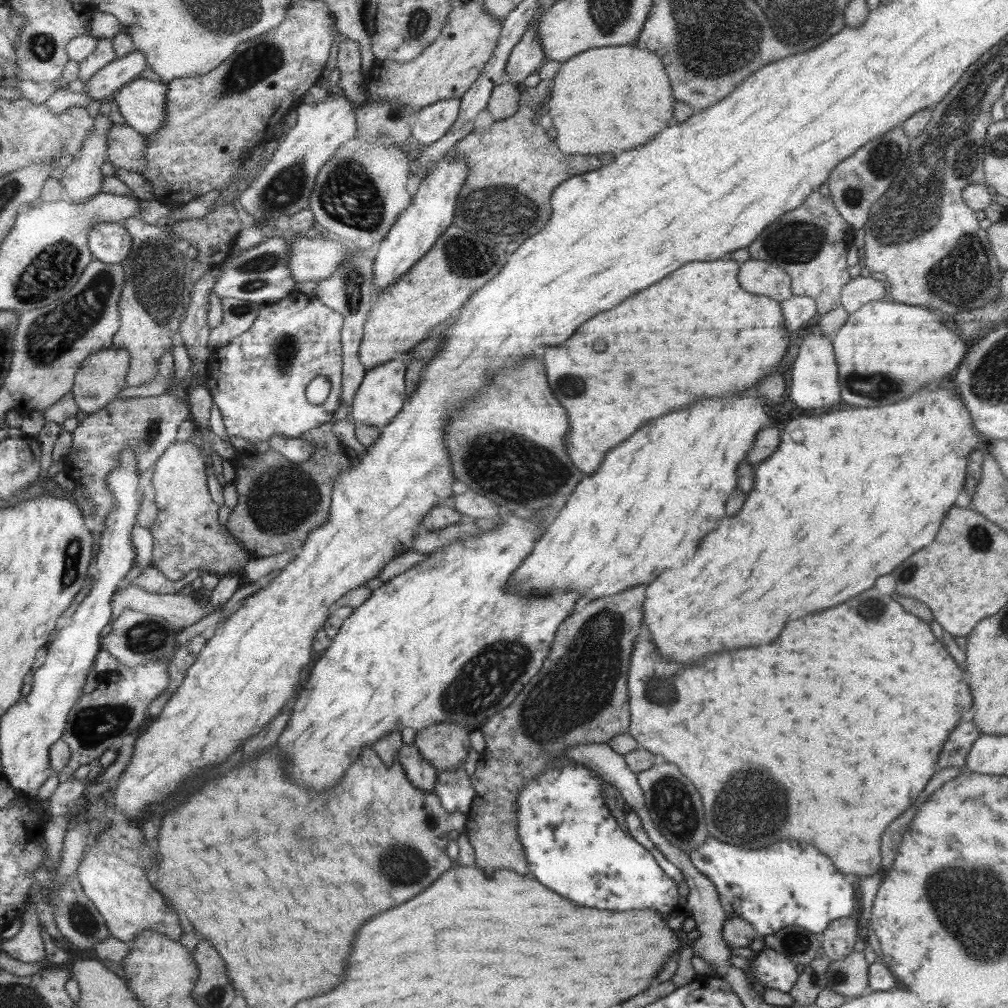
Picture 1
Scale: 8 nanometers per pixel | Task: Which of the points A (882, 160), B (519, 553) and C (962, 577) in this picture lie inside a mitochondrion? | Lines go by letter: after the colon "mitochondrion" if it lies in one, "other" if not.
A: mitochondrion
B: other
C: other

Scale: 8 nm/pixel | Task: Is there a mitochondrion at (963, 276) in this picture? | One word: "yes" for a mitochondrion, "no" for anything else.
yes

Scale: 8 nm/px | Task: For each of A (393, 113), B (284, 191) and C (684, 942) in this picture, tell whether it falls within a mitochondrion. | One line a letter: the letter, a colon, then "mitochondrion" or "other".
A: mitochondrion
B: mitochondrion
C: other

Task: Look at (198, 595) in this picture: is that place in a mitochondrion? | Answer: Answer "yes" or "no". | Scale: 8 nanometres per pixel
no

